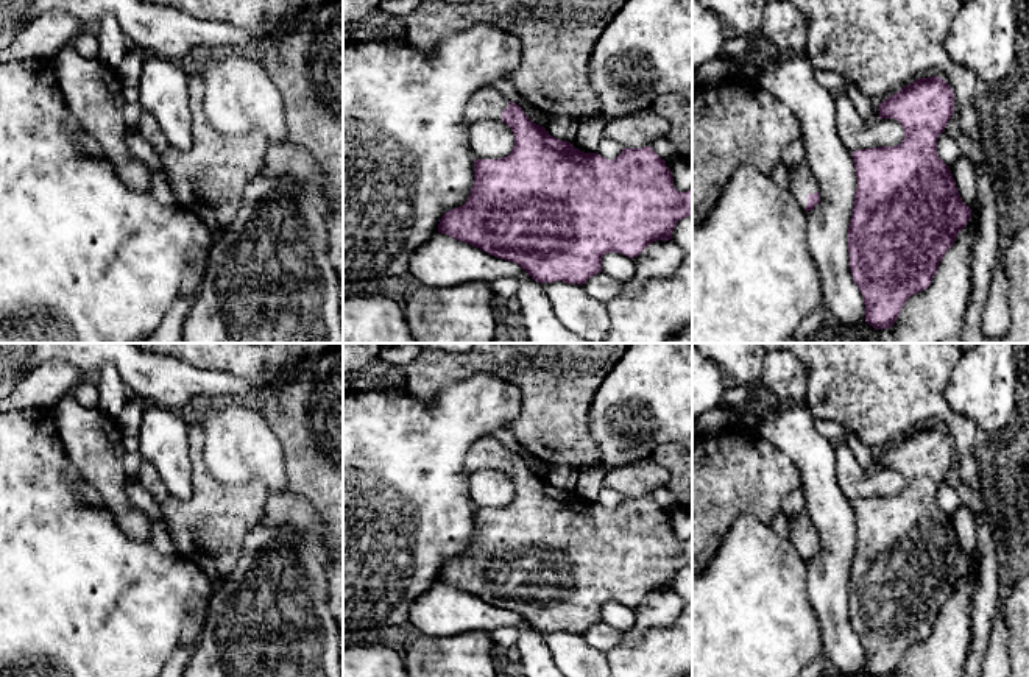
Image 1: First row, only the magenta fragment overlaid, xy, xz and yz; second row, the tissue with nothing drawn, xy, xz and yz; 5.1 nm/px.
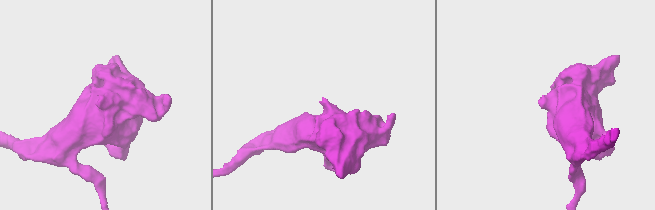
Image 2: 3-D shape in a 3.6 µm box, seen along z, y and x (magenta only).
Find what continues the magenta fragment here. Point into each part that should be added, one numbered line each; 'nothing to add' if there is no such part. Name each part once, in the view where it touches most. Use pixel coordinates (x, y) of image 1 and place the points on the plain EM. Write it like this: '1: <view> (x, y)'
1: yz (803, 532)

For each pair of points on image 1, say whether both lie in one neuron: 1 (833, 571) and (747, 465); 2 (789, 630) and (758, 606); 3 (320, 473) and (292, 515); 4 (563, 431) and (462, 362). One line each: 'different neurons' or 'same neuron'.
1: different neurons
2: same neuron
3: different neurons
4: same neuron

